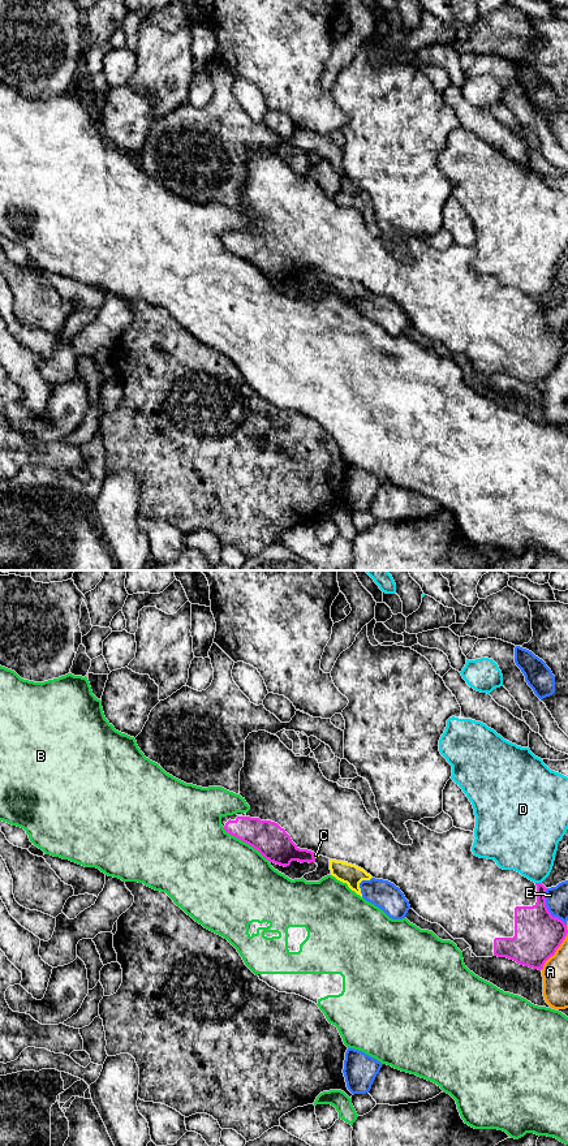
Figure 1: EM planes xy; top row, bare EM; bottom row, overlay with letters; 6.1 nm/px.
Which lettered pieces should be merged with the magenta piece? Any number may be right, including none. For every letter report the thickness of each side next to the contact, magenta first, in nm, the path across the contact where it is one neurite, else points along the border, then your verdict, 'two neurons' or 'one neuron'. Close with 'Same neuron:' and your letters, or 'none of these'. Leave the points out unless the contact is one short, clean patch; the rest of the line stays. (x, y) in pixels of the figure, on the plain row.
A: 280 nm thick on the magenta side, 160 nm on the other; two neurons
B: 200 nm thick on the magenta side, 500 nm on the other; two neurons
C: 200 nm thick on the magenta side, 20 nm on the other; border along xy (313, 270), (315, 274); two neurons
D: 220 nm thick on the magenta side, 360 nm on the other; two neurons
E: 280 nm thick on the magenta side, 140 nm on the other; two neurons
Same neuron: none of these

